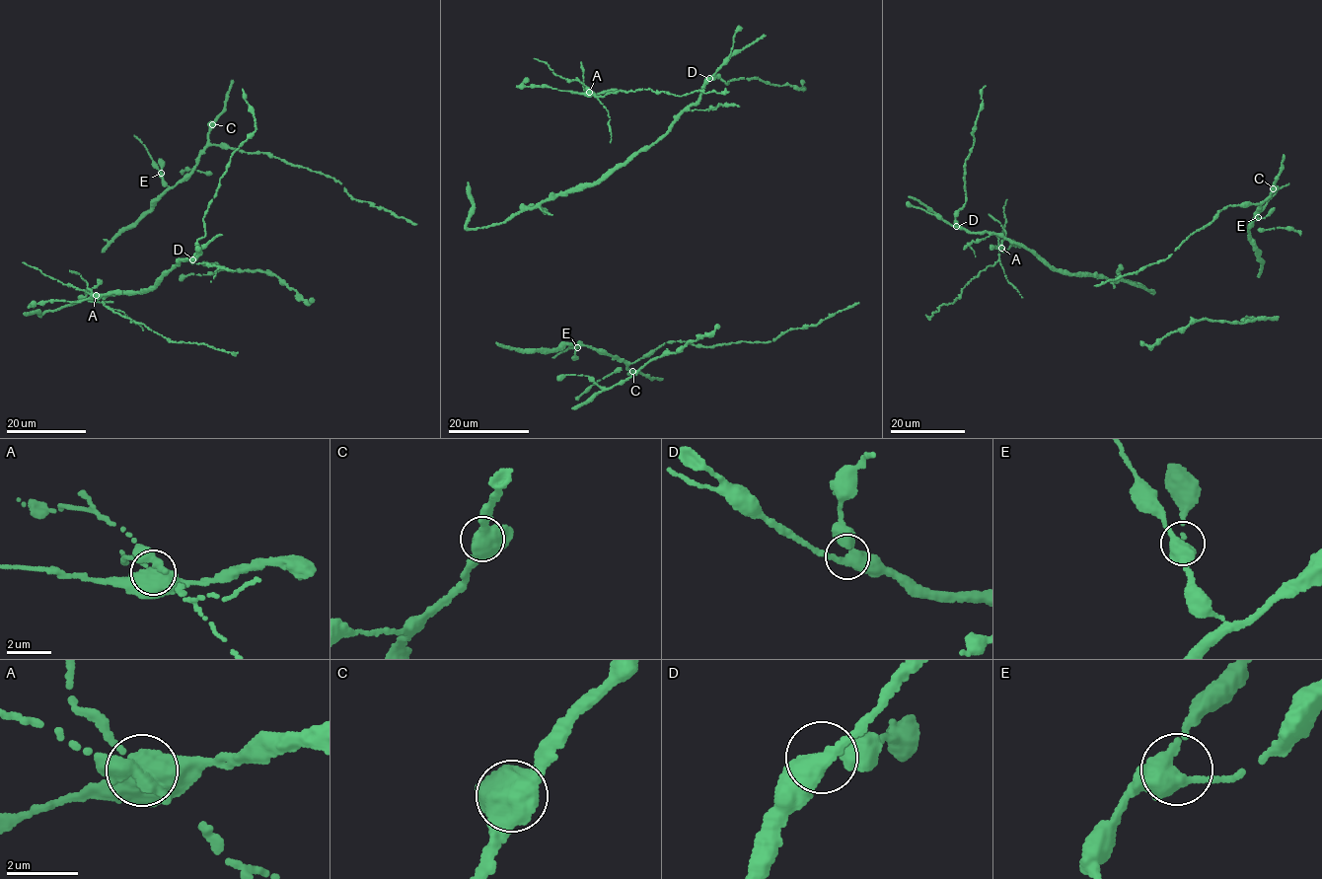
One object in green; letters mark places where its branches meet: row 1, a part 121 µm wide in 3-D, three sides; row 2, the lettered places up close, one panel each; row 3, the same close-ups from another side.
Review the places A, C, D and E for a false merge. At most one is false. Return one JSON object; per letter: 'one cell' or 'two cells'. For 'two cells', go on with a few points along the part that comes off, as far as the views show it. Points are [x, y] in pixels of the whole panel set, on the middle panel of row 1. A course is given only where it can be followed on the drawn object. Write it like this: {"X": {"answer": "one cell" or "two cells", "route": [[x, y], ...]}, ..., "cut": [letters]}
{"A": {"answer": "two cells", "route": [[589, 92], [595, 97], [640, 89], [681, 96], [697, 90], [705, 93], [729, 92]]}, "C": {"answer": "one cell"}, "D": {"answer": "one cell"}, "E": {"answer": "one cell"}, "cut": ["A"]}

